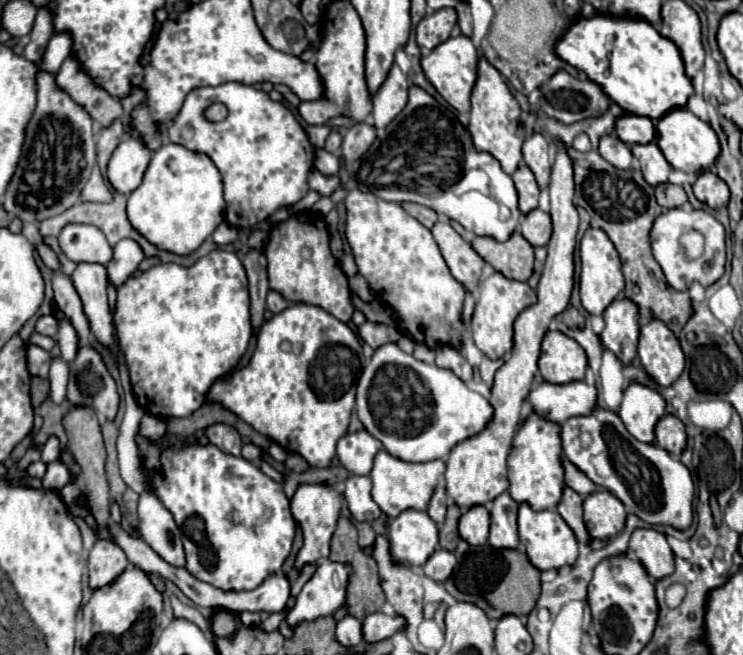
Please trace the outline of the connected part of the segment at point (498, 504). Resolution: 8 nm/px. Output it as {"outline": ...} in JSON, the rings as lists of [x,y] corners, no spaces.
{"outline":[[[502,492],[496,500],[488,504],[488,510],[490,510],[488,542],[494,548],[516,548],[518,546],[518,532],[516,532],[518,504],[510,498],[508,492]]]}

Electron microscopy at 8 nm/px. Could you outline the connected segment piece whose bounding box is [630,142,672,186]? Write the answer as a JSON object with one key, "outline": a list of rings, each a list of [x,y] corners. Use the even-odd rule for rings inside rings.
{"outline":[[[656,142],[634,144],[630,150],[632,150],[632,156],[638,158],[642,174],[648,180],[648,184],[656,186],[656,184],[668,182],[668,174],[672,170],[672,166],[664,158],[664,154],[662,154],[662,150],[658,148]]]}

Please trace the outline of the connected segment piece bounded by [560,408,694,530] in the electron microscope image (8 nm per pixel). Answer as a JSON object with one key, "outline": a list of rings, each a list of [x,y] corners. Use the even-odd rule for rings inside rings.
{"outline":[[[594,408],[588,416],[574,416],[562,424],[560,430],[564,456],[582,470],[598,488],[608,488],[616,494],[620,502],[628,508],[628,512],[636,514],[648,524],[670,524],[678,530],[684,530],[692,524],[692,500],[694,500],[694,484],[690,470],[672,454],[668,454],[658,444],[644,444],[636,440],[620,420],[618,414],[608,412],[604,408]],[[580,432],[588,432],[592,436],[592,444],[588,448],[580,446]],[[606,454],[612,462],[612,476],[602,478],[594,472],[590,462],[592,456]],[[634,488],[634,494],[632,494]],[[634,496],[634,498],[632,498]]]}

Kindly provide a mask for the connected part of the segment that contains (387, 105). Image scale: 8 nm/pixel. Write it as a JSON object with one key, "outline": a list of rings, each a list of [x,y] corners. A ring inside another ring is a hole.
{"outline":[[[394,64],[392,70],[388,72],[388,78],[372,98],[374,128],[378,130],[386,128],[404,110],[404,104],[408,102],[408,88],[410,88],[410,80]]]}

